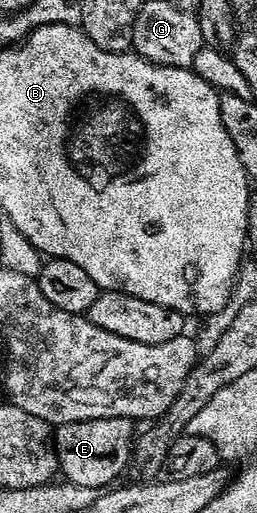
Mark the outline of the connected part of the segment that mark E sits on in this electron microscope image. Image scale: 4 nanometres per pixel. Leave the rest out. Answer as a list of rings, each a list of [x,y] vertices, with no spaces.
[[[100,418],[56,427],[57,465],[60,473],[65,473],[64,481],[74,486],[86,486],[95,492],[112,487],[113,478],[124,475],[129,465],[135,437],[133,426],[127,418]]]

